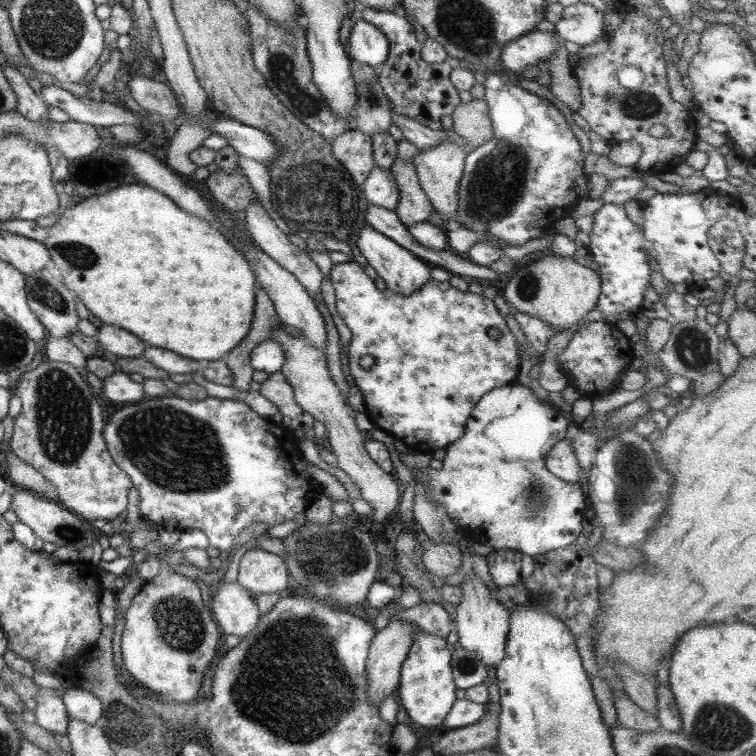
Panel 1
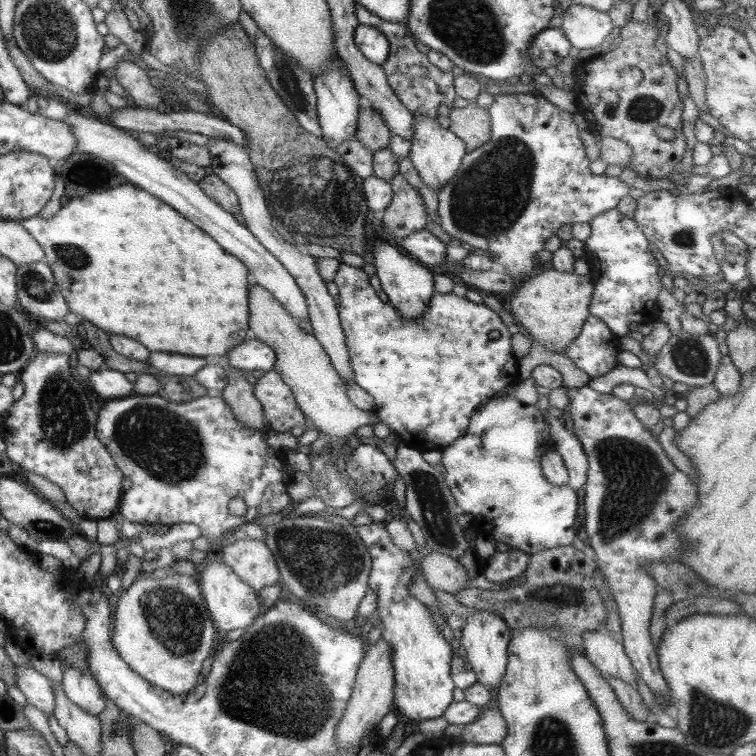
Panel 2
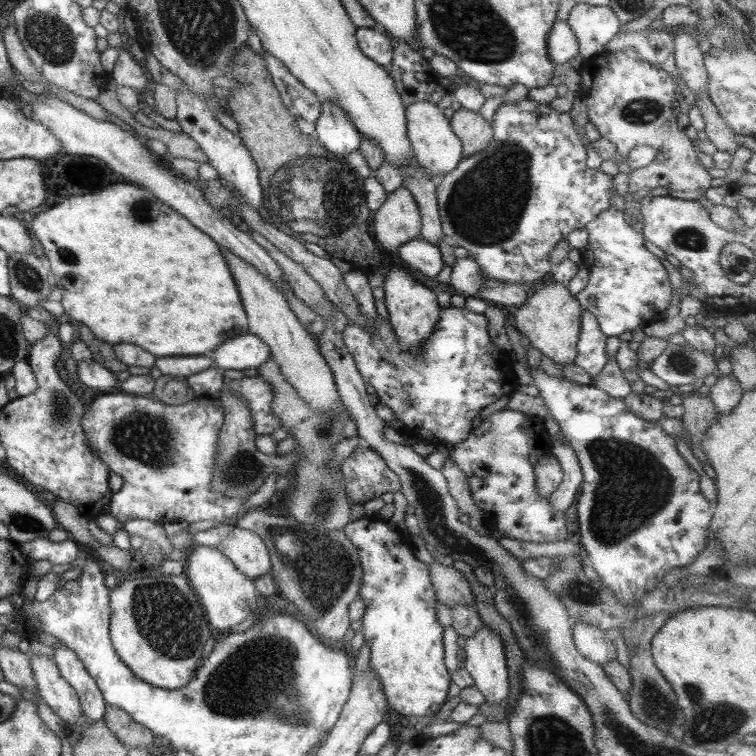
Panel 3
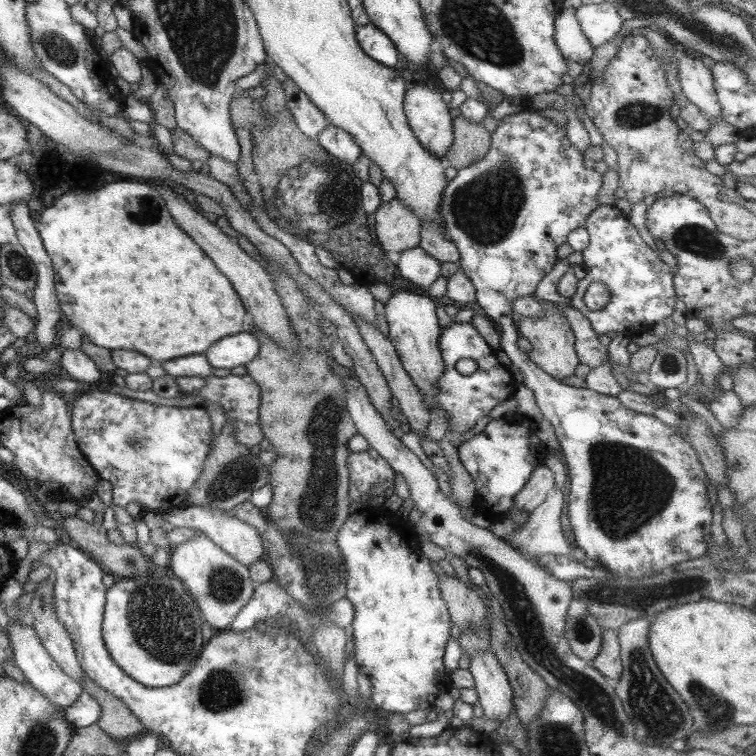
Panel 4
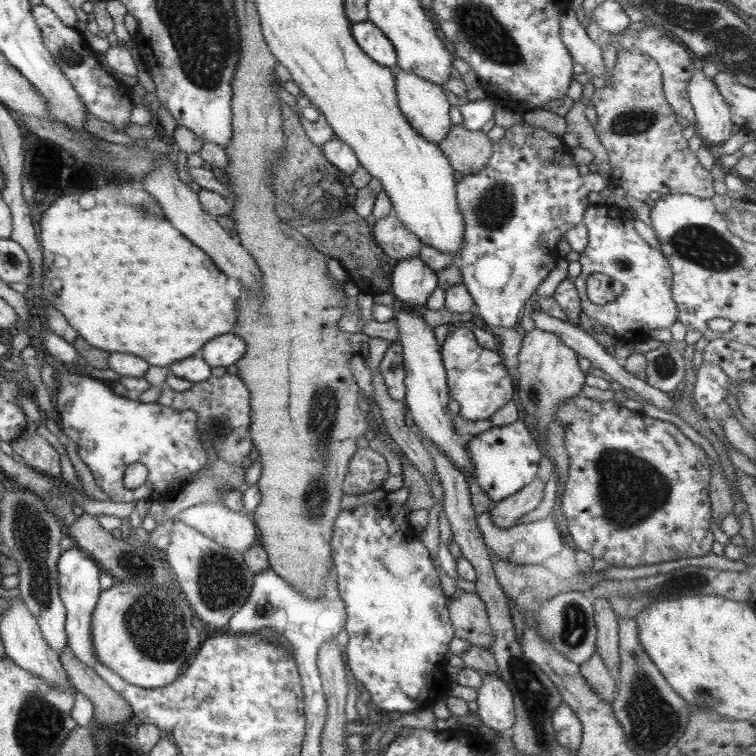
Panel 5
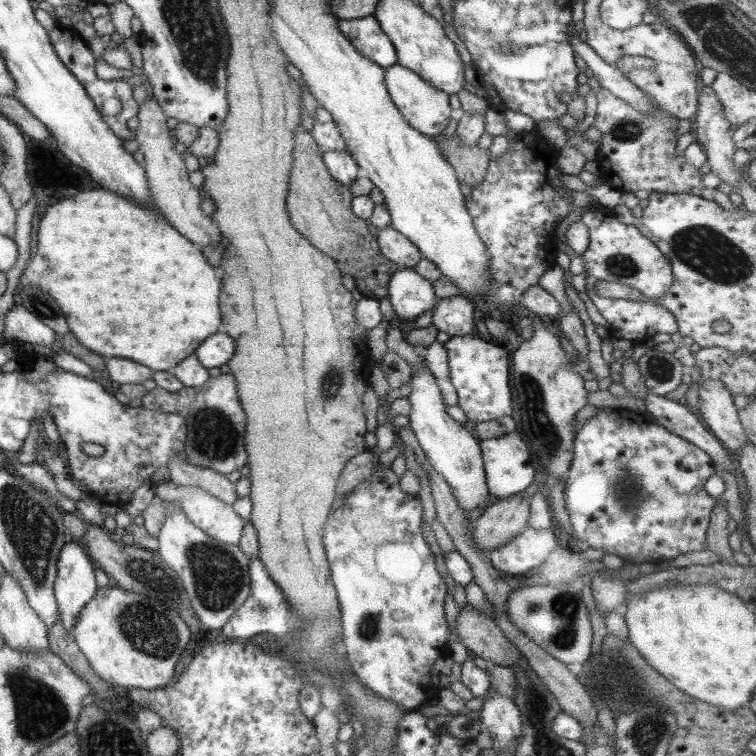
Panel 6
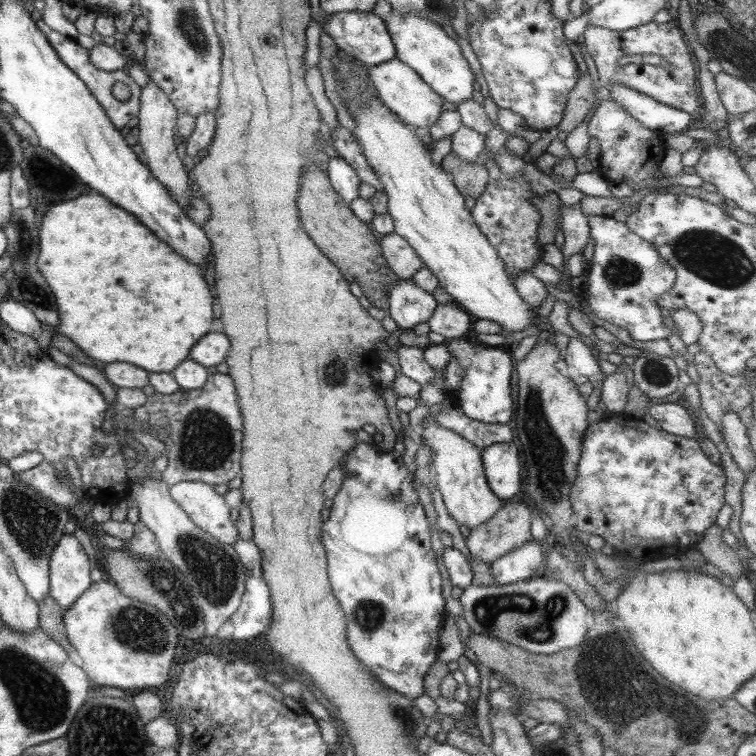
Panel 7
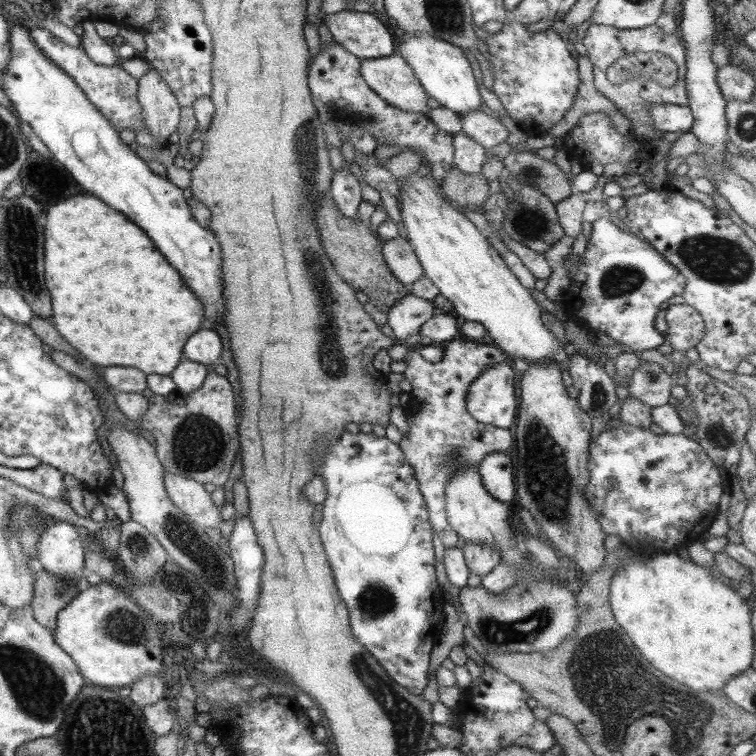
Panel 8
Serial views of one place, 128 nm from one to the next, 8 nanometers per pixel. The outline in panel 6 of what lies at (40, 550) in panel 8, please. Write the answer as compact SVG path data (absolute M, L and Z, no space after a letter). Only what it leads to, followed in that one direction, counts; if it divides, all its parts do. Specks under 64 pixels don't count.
M66 542L58 552L53 594L58 610L58 619L70 632L77 613L95 594L97 586L93 579L93 562L79 542Z

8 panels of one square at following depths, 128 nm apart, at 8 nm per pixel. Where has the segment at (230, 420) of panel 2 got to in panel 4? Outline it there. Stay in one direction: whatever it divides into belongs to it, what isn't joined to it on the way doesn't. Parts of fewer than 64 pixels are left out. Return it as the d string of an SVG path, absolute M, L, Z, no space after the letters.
M97 386L81 392L81 396L71 402L70 425L77 448L85 460L99 479L111 484L112 503L123 508L135 503L144 511L153 510L161 514L185 506L185 493L199 476L211 447L211 421L203 407L157 406L105 392Z

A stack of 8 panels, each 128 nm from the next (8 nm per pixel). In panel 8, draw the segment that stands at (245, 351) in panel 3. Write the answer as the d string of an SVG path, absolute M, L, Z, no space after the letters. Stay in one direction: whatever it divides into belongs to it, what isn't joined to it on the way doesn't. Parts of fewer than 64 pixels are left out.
M197 330L183 346L183 358L203 366L219 362L220 352L221 341L214 330L207 330L207 332Z

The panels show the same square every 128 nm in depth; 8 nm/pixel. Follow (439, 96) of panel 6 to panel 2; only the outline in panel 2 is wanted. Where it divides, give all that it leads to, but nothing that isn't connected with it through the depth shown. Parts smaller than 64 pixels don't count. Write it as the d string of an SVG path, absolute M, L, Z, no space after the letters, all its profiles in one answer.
M415 115L412 120L412 135L409 139L408 159L419 173L422 183L436 194L441 186L451 178L458 169L465 152L465 143L448 128L442 127L436 119L425 115Z

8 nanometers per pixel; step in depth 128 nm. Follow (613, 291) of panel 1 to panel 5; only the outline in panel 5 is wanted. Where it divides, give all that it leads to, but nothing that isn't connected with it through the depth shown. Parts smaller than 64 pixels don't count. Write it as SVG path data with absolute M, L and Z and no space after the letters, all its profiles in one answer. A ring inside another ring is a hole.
M592 202L582 214L582 223L586 226L588 241L577 258L581 274L573 279L582 312L599 326L611 328L614 337L625 343L648 339L651 330L669 329L675 322L677 309L671 301L672 274L663 254L637 235L632 219L614 203ZM593 273L606 274L619 282L623 292L613 302L591 304L585 284L586 278Z

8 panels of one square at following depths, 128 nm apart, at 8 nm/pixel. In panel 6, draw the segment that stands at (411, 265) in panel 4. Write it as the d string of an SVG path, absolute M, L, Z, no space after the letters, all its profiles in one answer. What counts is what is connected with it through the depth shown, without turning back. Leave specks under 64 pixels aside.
M399 269L388 283L387 298L399 322L411 322L436 304L433 284L411 269Z

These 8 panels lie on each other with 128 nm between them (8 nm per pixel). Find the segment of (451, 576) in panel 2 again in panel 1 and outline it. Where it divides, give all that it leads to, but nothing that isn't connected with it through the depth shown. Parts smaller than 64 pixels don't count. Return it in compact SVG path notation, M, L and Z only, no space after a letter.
M423 540L423 553L421 554L422 564L424 566L424 571L429 571L433 576L440 578L447 578L447 576L451 576L451 574L455 574L460 571L461 566L461 552L458 549L458 545L456 544L441 544L426 542Z

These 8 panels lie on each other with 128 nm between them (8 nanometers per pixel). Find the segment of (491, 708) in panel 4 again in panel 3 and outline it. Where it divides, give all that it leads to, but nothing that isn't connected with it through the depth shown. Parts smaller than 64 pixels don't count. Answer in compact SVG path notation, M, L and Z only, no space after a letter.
M484 624L465 639L465 660L463 668L472 678L484 702L493 706L510 696L508 670L501 639Z

